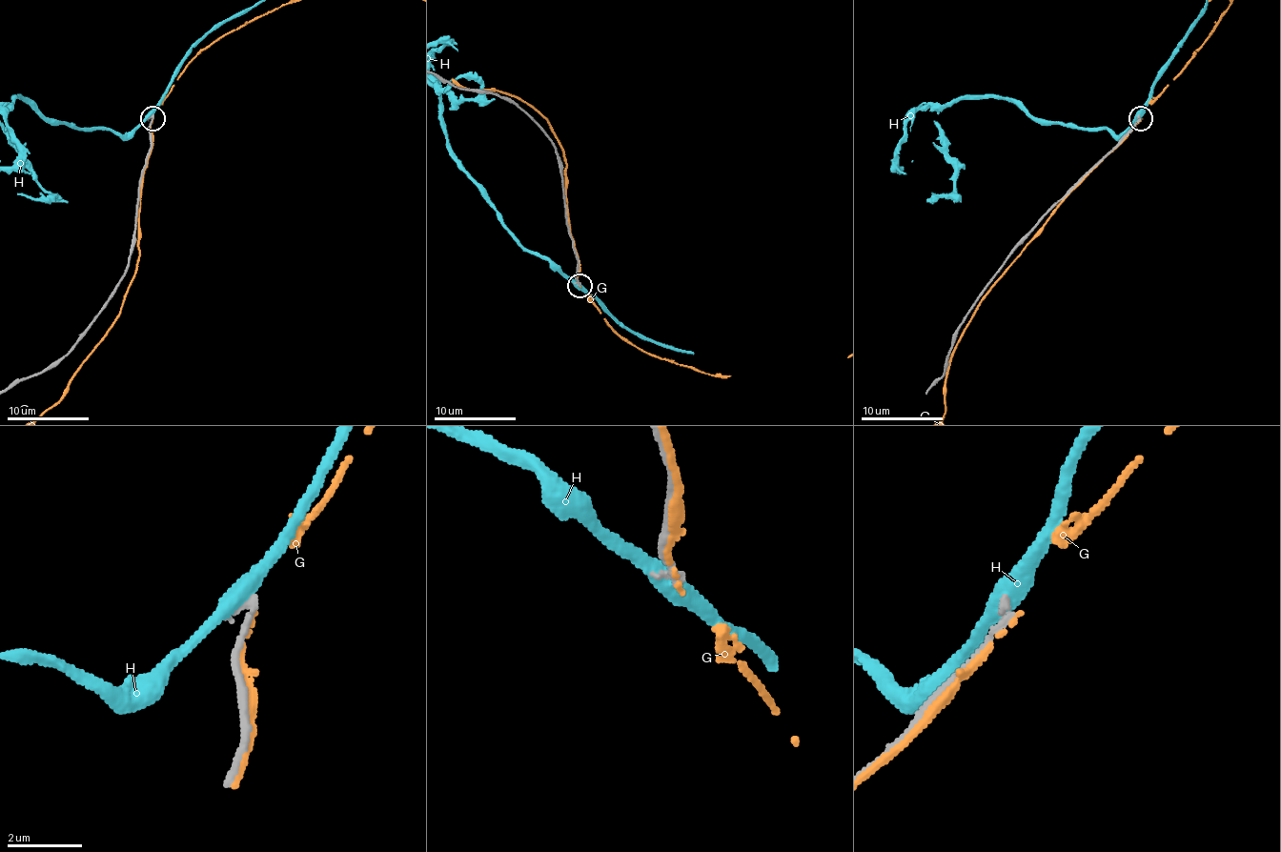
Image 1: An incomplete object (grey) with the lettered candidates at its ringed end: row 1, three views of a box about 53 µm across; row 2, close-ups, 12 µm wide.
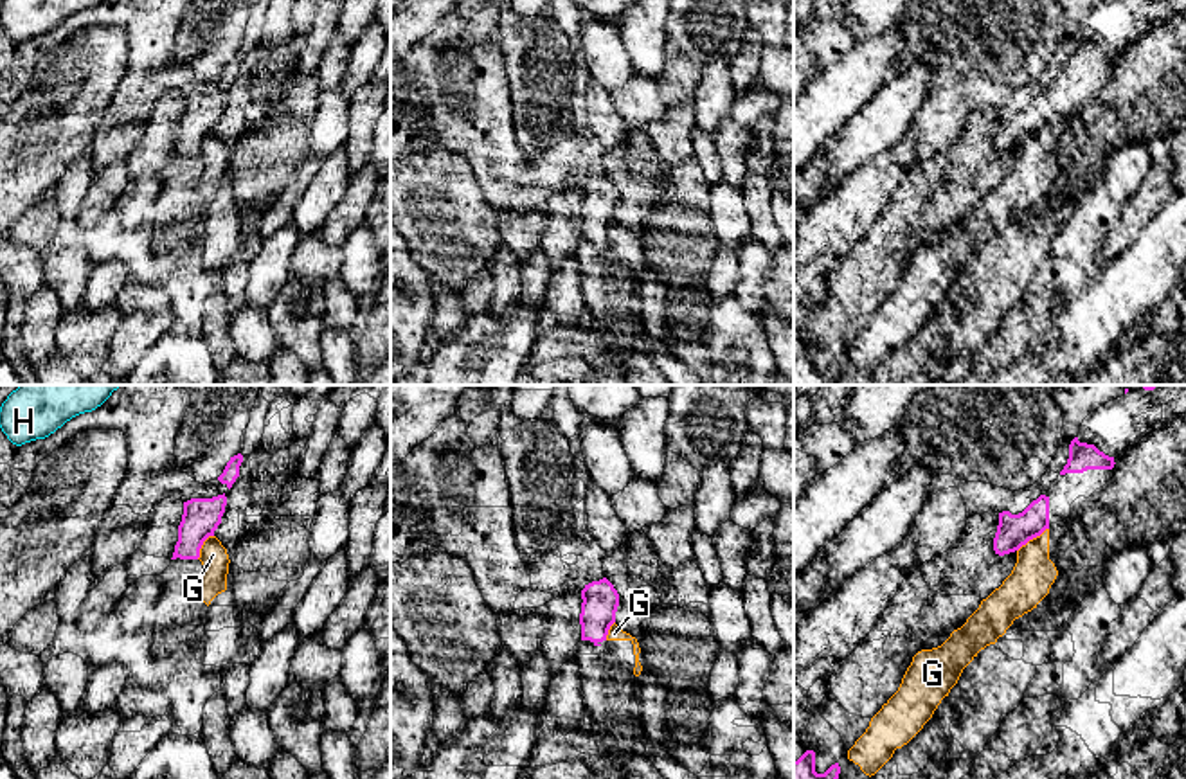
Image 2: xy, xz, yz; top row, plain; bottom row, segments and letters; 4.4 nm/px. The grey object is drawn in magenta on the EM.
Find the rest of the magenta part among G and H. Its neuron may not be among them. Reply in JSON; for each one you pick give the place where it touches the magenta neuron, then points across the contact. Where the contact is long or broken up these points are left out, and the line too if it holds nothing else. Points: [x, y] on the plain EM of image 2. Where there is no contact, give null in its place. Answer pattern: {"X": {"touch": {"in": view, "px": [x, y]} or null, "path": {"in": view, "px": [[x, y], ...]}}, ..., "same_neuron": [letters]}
{"same_neuron": []}

